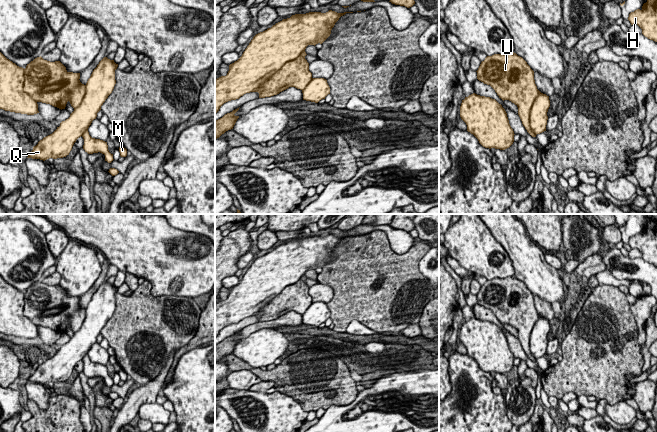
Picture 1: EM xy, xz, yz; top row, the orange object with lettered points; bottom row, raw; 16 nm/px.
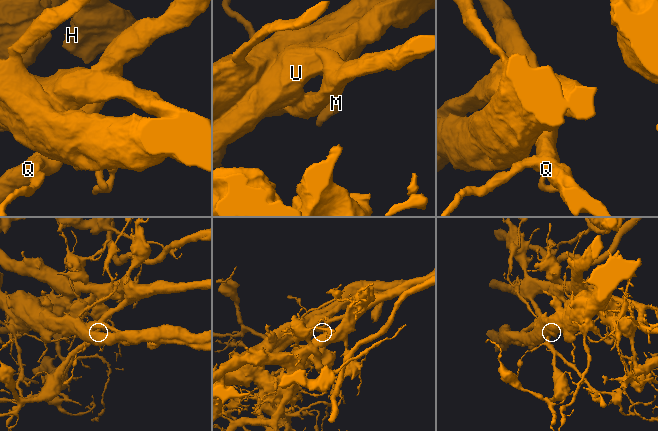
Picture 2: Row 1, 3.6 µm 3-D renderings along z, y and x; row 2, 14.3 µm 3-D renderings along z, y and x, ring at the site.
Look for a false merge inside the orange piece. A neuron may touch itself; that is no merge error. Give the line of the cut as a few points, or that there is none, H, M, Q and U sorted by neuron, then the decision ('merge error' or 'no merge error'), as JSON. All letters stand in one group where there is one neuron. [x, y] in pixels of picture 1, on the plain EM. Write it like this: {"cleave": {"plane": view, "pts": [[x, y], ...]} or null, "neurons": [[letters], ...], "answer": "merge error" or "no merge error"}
{"cleave": {"plane": "yz", "pts": [[538, 314], [538, 319], [530, 335], [530, 353], [535, 359]]}, "neurons": [["H", "Q"], ["M", "U"]], "answer": "merge error"}

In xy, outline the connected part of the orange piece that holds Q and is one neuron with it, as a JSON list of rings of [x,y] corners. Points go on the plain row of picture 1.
[[[107,281],[99,286],[86,307],[86,316],[81,328],[52,358],[40,364],[27,382],[45,385],[49,382],[57,383],[69,379],[76,364],[96,343],[101,330],[112,317],[116,308],[117,291],[118,288]]]

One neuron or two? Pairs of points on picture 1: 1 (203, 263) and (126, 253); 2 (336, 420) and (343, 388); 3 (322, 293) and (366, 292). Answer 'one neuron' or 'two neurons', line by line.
1: one neuron
2: two neurons
3: two neurons

